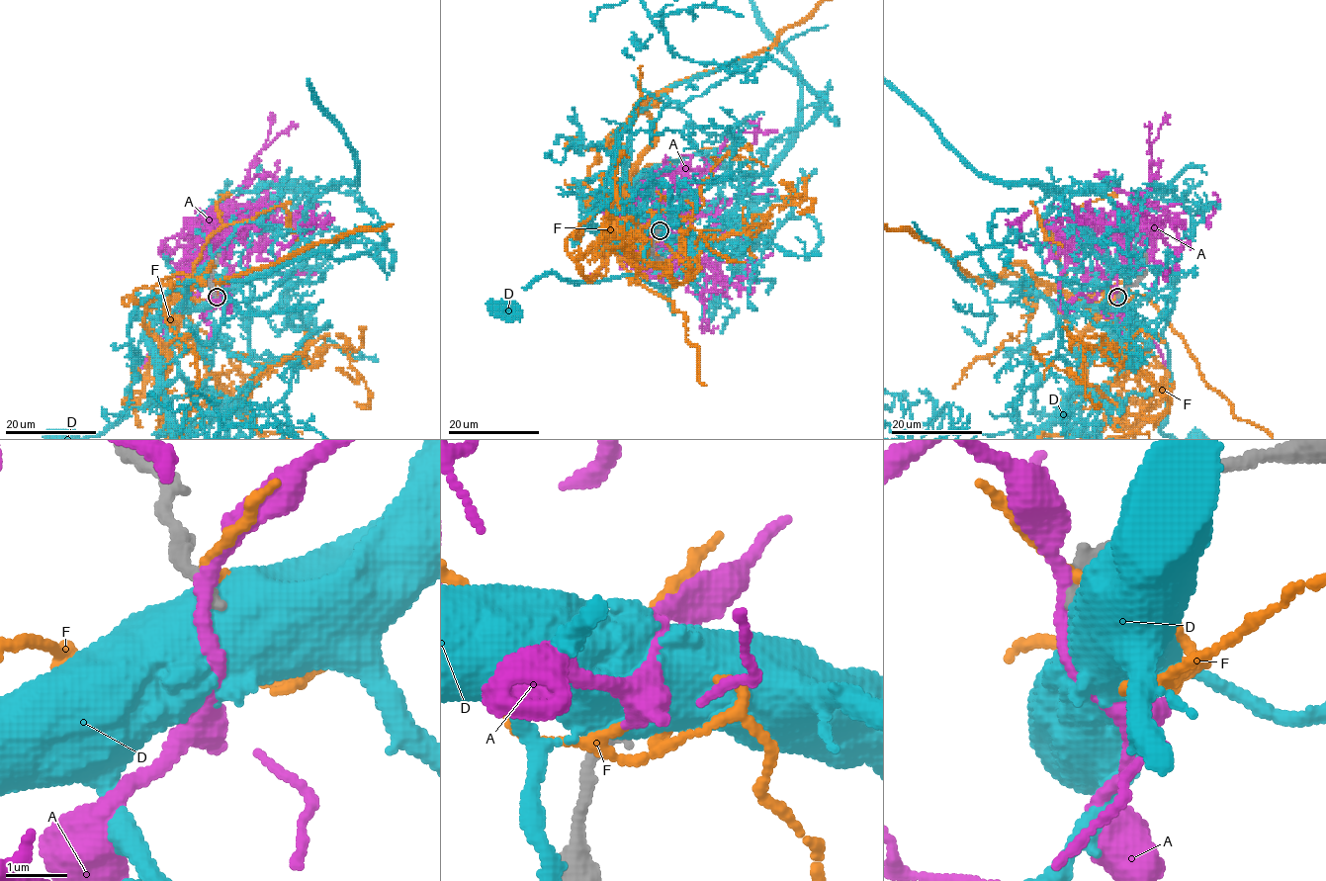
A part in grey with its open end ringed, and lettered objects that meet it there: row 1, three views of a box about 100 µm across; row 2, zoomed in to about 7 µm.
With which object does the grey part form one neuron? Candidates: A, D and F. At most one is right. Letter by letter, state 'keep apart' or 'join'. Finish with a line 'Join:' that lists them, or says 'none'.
A: keep apart
D: keep apart
F: keep apart
Join: none

